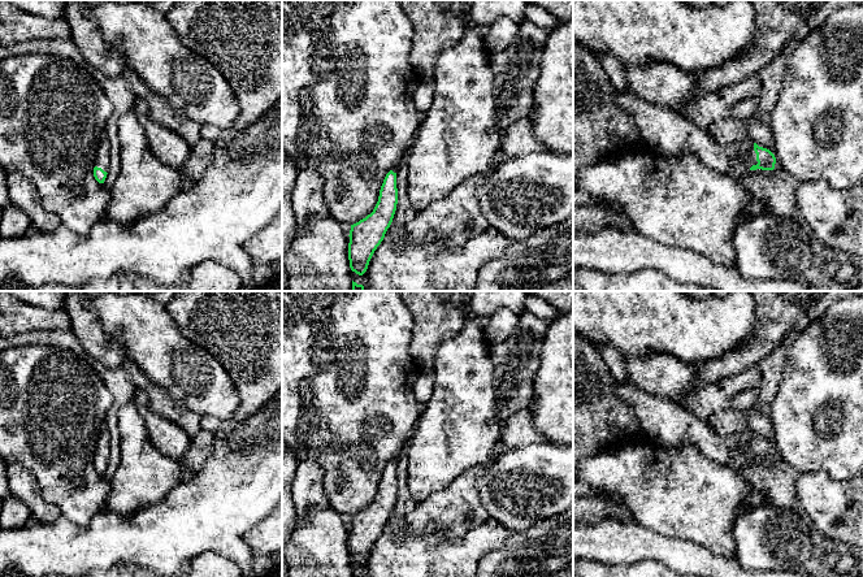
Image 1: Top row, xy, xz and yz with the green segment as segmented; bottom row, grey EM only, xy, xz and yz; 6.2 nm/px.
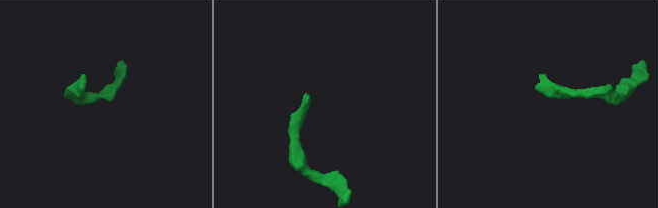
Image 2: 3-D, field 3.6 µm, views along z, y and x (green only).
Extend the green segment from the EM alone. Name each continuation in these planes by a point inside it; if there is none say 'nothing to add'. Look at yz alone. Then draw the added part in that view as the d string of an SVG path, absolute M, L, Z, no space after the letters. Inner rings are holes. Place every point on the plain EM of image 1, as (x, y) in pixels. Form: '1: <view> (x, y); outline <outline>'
1: yz (663, 421); outline M615 382L616 394L637 415L646 438L663 444L690 443L707 459L730 467L741 467L756 456L753 433L737 433L723 438L684 407L641 390L634 382Z

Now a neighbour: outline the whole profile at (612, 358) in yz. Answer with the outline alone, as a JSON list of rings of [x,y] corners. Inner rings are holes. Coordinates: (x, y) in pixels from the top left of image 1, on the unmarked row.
[[[599,344],[597,350],[604,360],[616,382],[626,383],[630,381],[629,373],[625,366],[625,360],[613,346]]]

